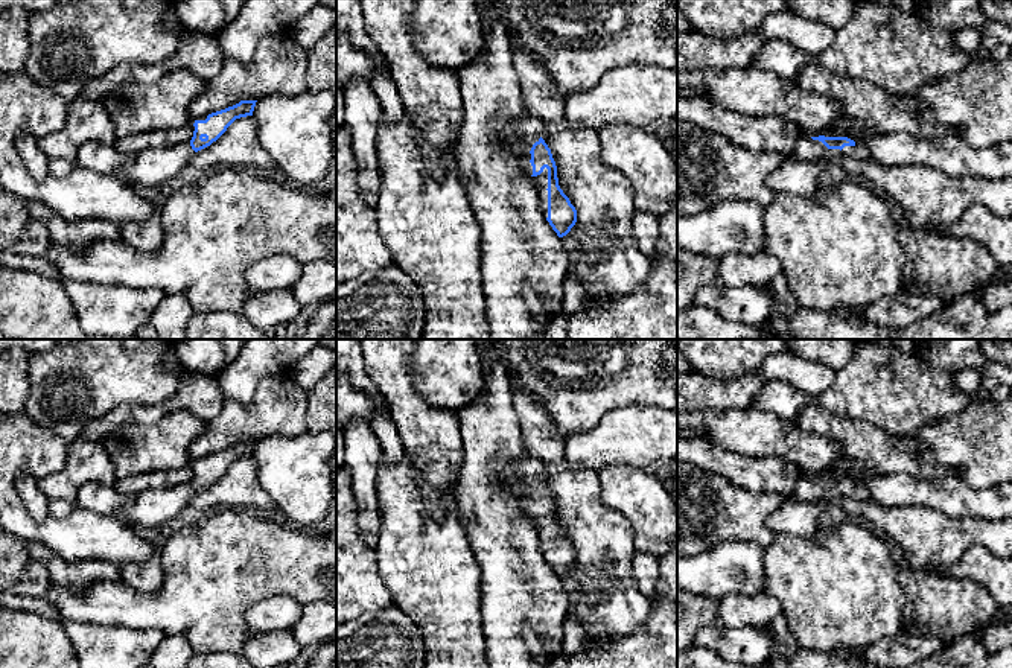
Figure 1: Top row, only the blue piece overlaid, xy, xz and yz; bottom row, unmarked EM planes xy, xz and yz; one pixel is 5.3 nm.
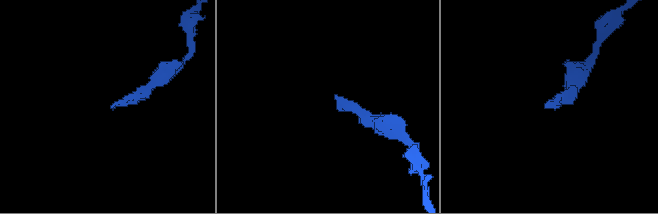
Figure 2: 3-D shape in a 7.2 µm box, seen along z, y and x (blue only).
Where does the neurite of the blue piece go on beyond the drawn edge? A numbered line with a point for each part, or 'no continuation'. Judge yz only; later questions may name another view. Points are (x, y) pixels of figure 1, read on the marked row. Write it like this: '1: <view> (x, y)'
1: yz (807, 149)

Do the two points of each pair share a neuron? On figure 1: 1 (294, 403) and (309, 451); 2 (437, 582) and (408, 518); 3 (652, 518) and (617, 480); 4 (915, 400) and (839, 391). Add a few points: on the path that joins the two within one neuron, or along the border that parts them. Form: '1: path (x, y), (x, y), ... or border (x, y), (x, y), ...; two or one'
1: border (306, 429), (295, 435), (268, 437); two
2: path (428, 566), (413, 548), (410, 533); one
3: path (646, 508), (626, 489); one
4: path (897, 391), (857, 391); one

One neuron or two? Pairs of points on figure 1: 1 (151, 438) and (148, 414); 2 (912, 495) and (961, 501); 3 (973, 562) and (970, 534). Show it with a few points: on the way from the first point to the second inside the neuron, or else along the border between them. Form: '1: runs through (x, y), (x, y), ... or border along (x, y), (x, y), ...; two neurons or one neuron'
1: border along (181, 410), (149, 425), (122, 425), (114, 432); two neurons
2: runs through (924, 495), (948, 495); one neuron
3: border along (996, 554), (973, 545), (954, 563), (941, 566); two neurons

